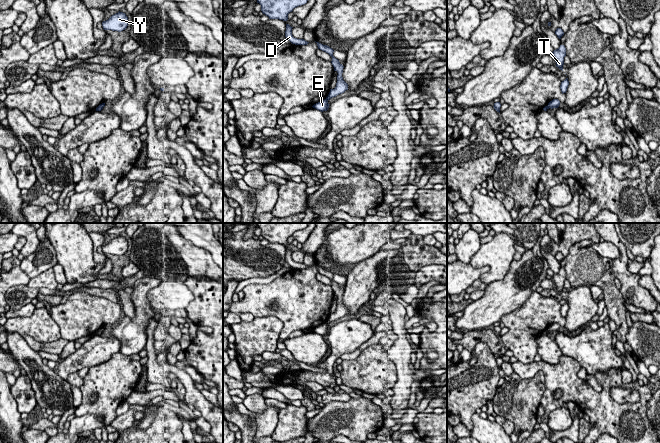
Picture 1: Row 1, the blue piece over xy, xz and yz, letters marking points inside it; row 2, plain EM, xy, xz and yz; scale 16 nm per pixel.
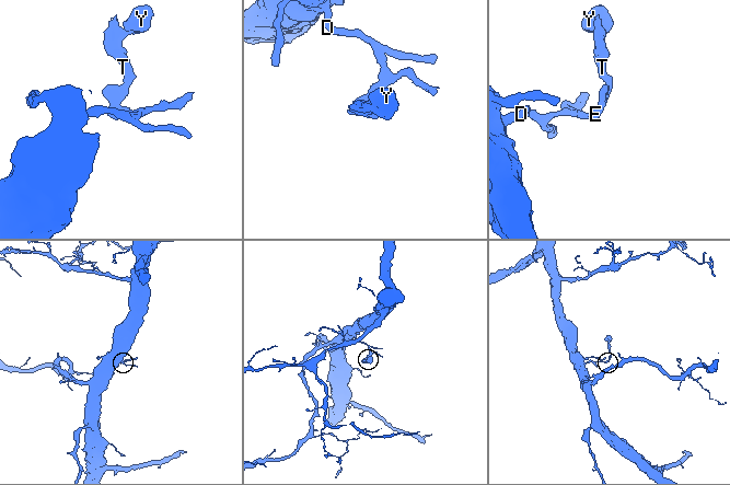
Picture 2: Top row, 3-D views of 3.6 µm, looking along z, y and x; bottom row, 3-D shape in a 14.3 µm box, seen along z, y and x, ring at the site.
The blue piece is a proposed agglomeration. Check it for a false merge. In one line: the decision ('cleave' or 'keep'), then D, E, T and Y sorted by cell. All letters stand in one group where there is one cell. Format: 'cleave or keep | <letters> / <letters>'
cleave | D / E T Y

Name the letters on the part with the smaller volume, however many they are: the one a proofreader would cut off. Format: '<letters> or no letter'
E, T, Y

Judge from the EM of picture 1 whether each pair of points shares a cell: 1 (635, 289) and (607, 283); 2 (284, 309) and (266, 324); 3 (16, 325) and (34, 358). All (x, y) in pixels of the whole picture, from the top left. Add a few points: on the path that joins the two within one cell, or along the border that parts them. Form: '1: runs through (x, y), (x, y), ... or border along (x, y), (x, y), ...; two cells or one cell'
1: border along (619, 290), (625, 302); two cells
2: border along (255, 316), (276, 316), (283, 324), (279, 338); two cells
3: border along (10, 331), (17, 332), (21, 336); two cells

